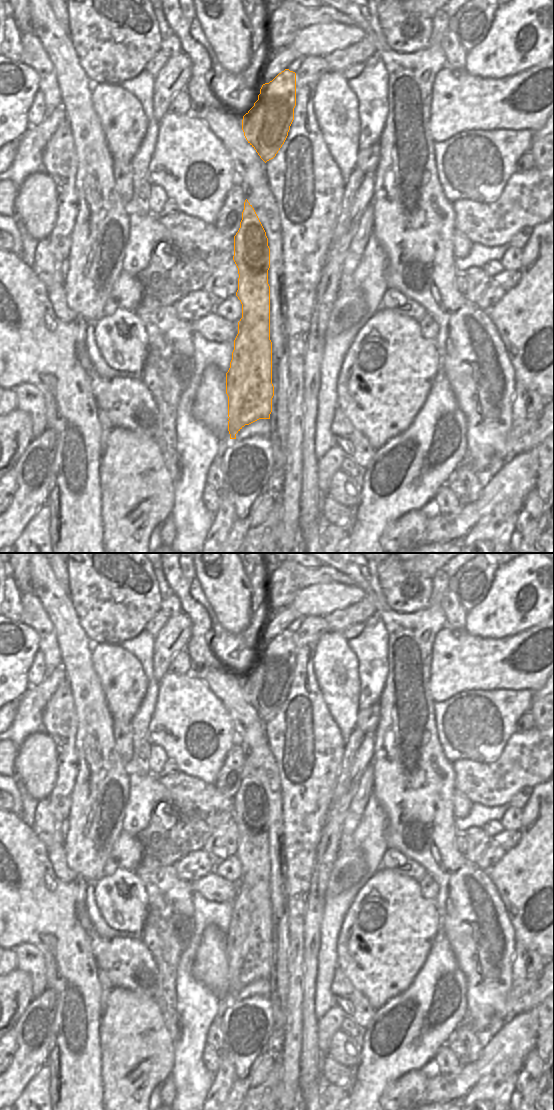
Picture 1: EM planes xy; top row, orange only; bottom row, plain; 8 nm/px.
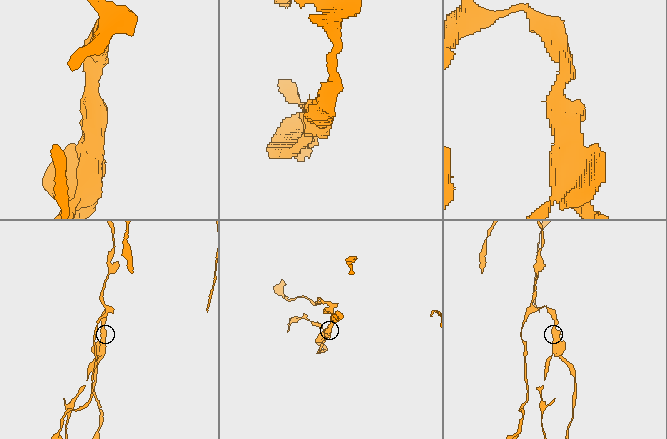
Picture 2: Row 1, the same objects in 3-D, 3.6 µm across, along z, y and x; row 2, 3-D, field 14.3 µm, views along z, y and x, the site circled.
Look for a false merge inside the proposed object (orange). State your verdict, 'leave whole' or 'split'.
split

